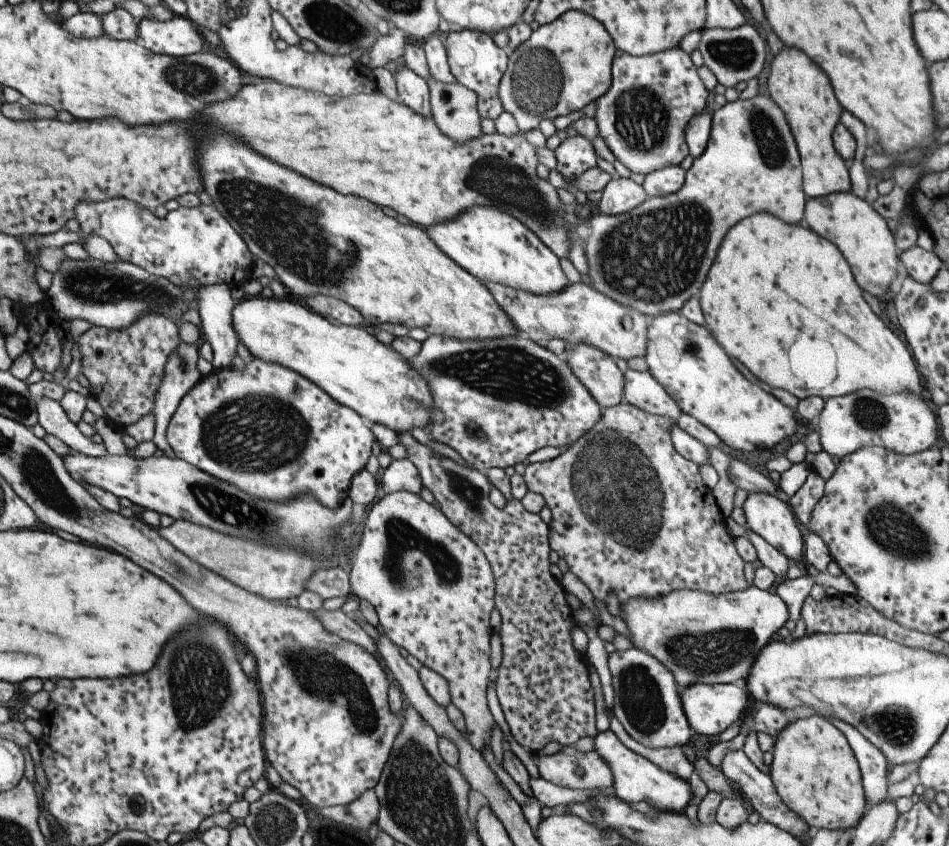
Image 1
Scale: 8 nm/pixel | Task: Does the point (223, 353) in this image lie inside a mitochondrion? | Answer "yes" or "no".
no

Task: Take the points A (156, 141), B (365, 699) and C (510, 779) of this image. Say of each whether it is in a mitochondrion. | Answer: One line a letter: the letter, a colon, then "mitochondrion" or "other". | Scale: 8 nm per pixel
A: other
B: mitochondrion
C: other

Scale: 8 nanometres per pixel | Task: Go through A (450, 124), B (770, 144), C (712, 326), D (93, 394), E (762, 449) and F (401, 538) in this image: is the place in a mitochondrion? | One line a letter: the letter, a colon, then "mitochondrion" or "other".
A: other
B: mitochondrion
C: other
D: other
E: other
F: mitochondrion

